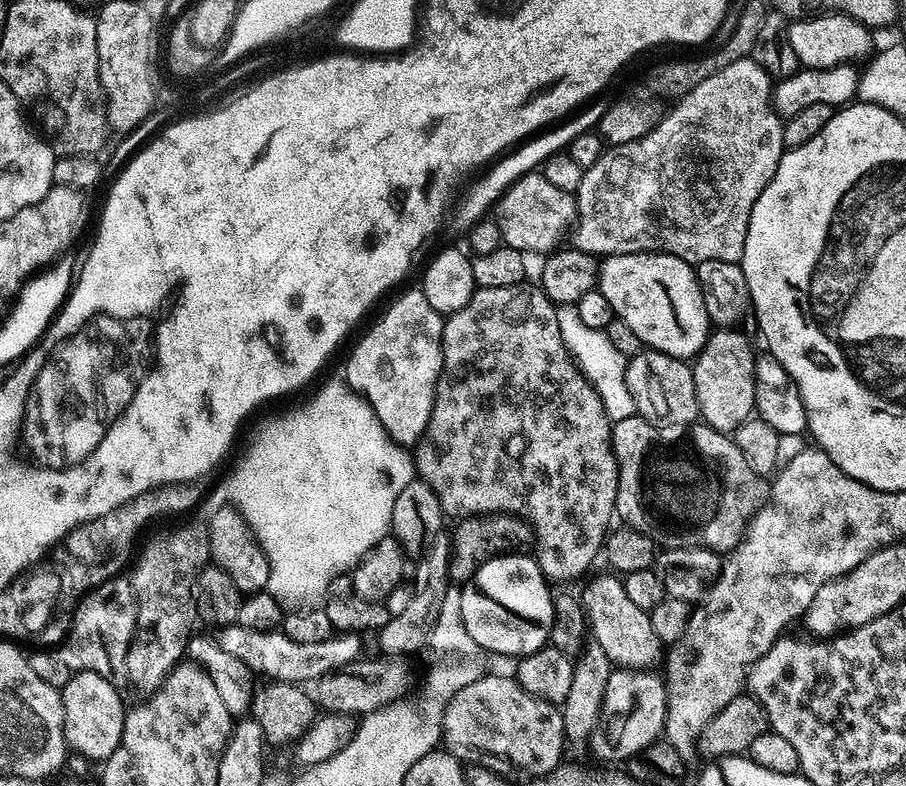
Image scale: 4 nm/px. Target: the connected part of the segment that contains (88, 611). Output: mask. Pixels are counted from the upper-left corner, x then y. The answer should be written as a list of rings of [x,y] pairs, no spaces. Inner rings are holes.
[[[113,574],[87,593],[71,613],[72,629],[63,637],[64,645],[58,648],[62,662],[73,673],[93,672],[120,686],[128,680],[126,654],[136,635],[136,595],[127,575]]]

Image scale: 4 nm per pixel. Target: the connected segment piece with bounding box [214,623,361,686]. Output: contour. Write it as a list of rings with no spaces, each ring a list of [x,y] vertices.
[[[225,624],[215,633],[214,639],[222,650],[226,650],[231,657],[238,658],[254,672],[257,677],[269,676],[272,682],[303,685],[325,676],[328,672],[334,672],[345,664],[352,663],[361,655],[361,637],[356,634],[336,634],[326,642],[294,642],[285,632],[263,632],[262,630],[250,630],[241,624]]]

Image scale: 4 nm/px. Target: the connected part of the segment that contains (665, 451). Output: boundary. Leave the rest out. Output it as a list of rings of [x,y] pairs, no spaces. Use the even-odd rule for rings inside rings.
[[[637,414],[630,418],[622,418],[612,425],[612,453],[616,456],[618,466],[618,494],[616,495],[616,516],[624,519],[623,523],[655,540],[657,545],[665,549],[677,548],[708,548],[719,554],[728,554],[740,546],[744,540],[748,525],[752,523],[753,516],[760,511],[768,502],[770,495],[770,484],[763,475],[756,473],[750,462],[743,456],[742,450],[736,445],[735,439],[731,435],[714,430],[709,424],[697,422],[687,429],[683,434],[676,434],[673,440],[663,440],[661,429],[651,424],[649,420]]]

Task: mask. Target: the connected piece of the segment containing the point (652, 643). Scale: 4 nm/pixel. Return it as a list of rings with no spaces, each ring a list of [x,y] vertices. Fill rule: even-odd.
[[[615,575],[600,576],[584,588],[582,603],[588,614],[591,639],[612,659],[613,665],[633,670],[648,670],[660,656],[662,645],[652,625],[653,617],[638,610],[638,605],[626,595],[623,579]]]

